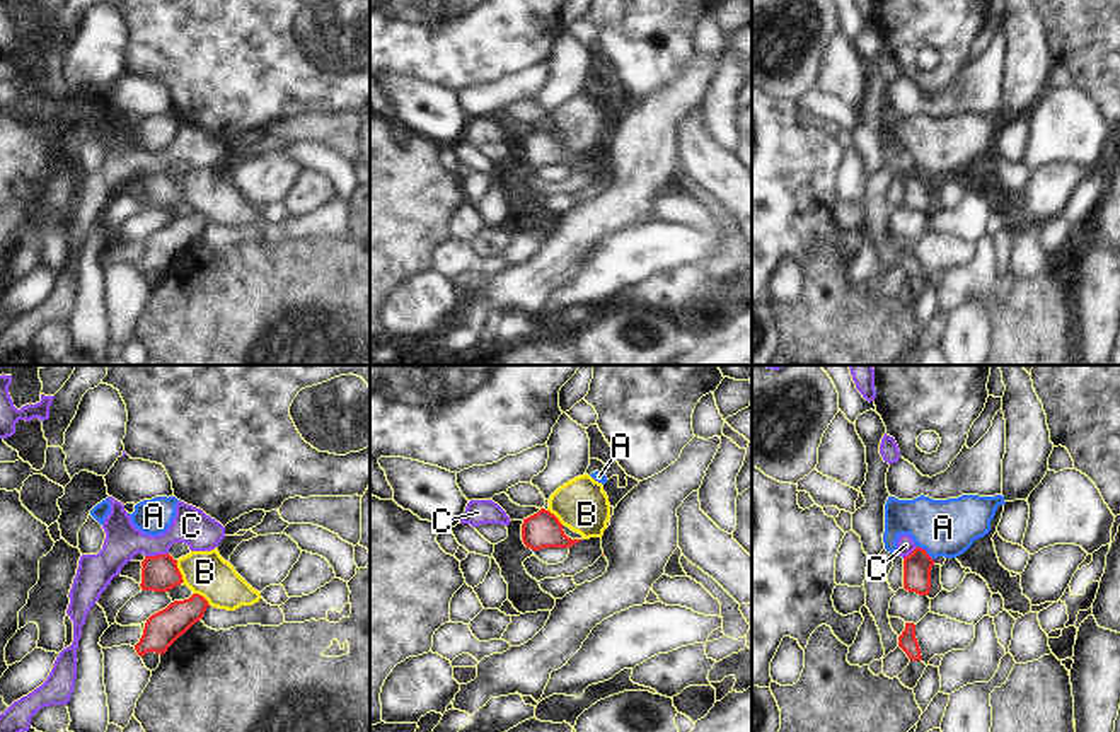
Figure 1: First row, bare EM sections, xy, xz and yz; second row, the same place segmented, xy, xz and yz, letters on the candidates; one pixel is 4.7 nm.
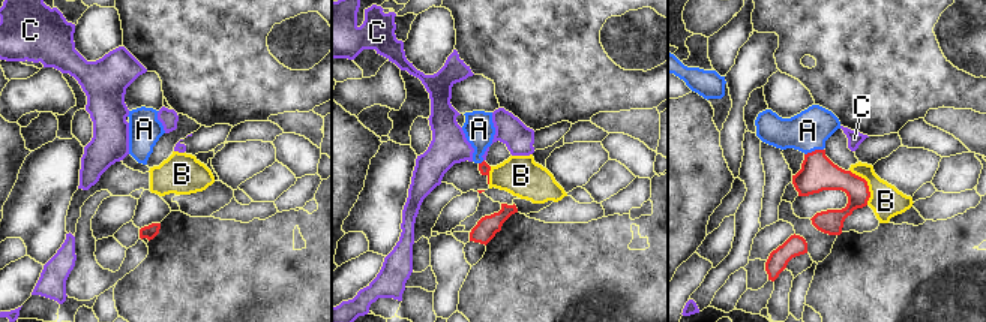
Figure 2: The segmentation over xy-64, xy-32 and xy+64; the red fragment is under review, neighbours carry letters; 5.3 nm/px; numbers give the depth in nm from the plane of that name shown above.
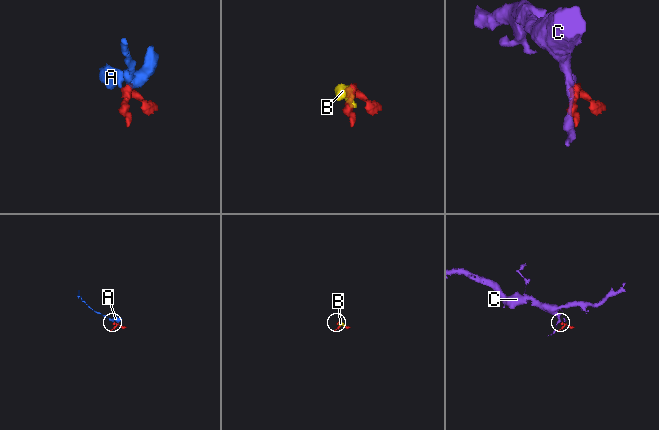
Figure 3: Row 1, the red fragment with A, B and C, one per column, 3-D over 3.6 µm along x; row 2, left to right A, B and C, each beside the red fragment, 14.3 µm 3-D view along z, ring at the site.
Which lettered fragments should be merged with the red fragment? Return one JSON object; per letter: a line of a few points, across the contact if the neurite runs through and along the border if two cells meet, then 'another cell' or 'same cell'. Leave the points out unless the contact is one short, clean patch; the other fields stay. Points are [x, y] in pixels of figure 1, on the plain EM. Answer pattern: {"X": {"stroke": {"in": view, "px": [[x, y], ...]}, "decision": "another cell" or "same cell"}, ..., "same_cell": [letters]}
{"A": {"stroke": {"in": "yz", "px": [[917, 183], [926, 169], [943, 145]]}, "decision": "same cell"}, "B": {"stroke": {"in": "xy", "px": [[176, 178], [183, 200]]}, "decision": "another cell"}, "C": {"stroke": {"in": "xy", "px": [[167, 169], [145, 174]]}, "decision": "another cell"}, "same_cell": ["A"]}

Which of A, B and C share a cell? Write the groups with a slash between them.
A / B / C

